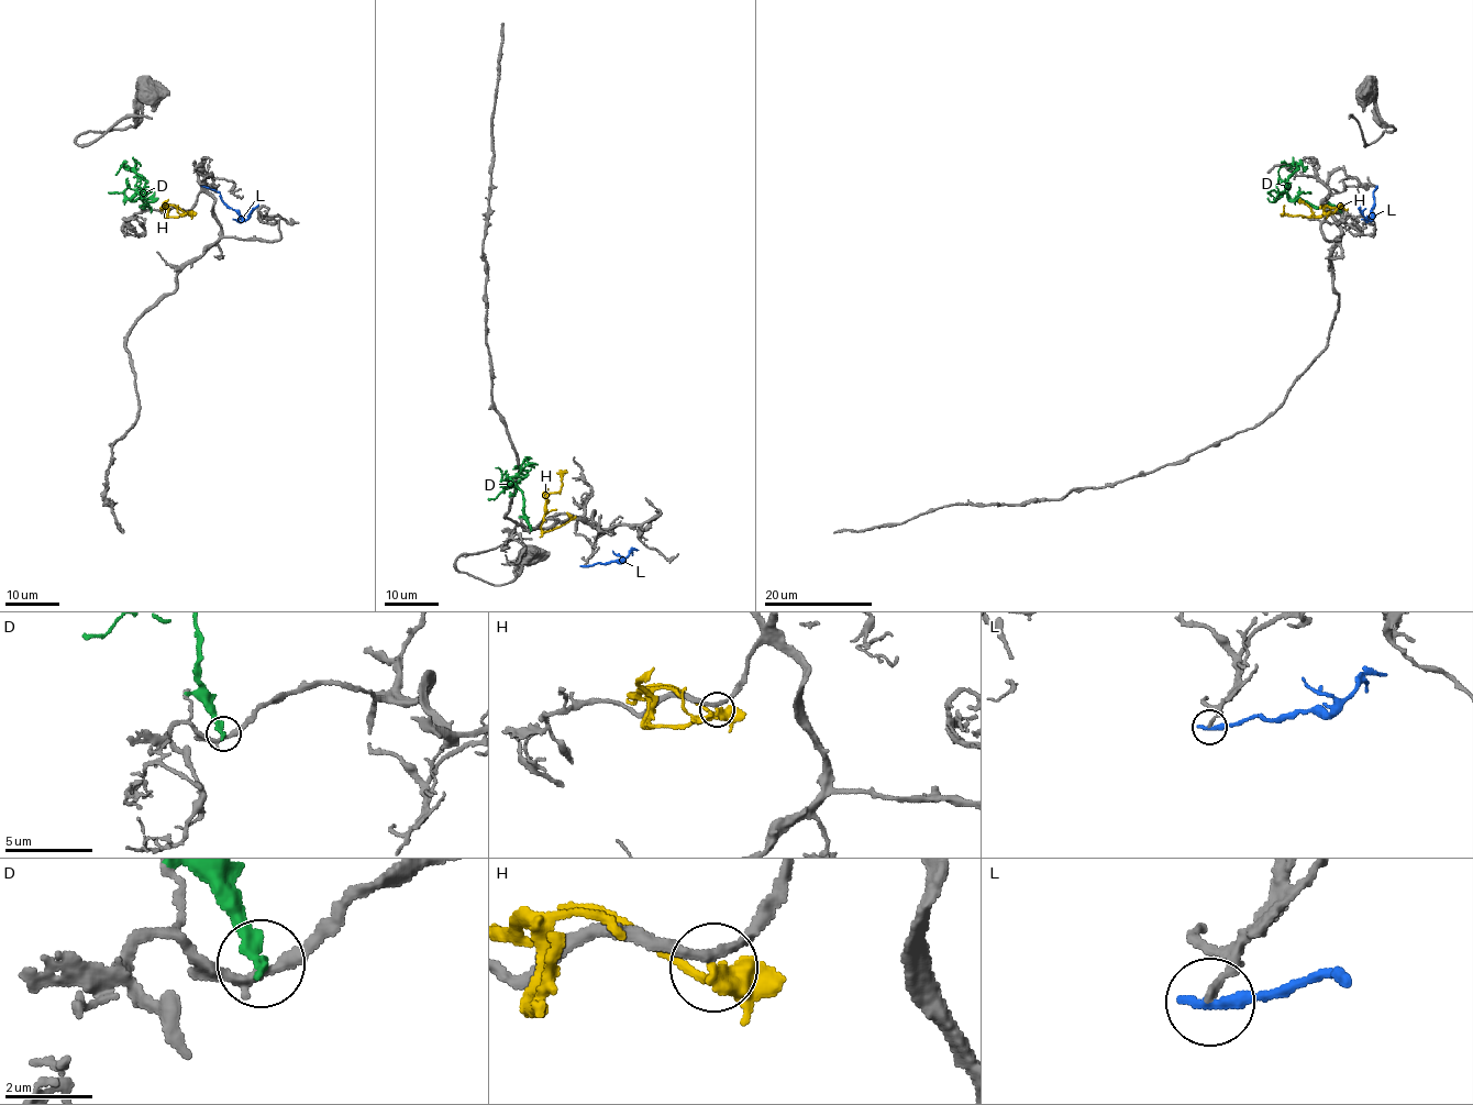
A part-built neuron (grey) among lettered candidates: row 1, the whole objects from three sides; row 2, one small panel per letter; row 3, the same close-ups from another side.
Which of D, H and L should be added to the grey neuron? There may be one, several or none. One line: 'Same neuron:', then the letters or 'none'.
Same neuron: none

